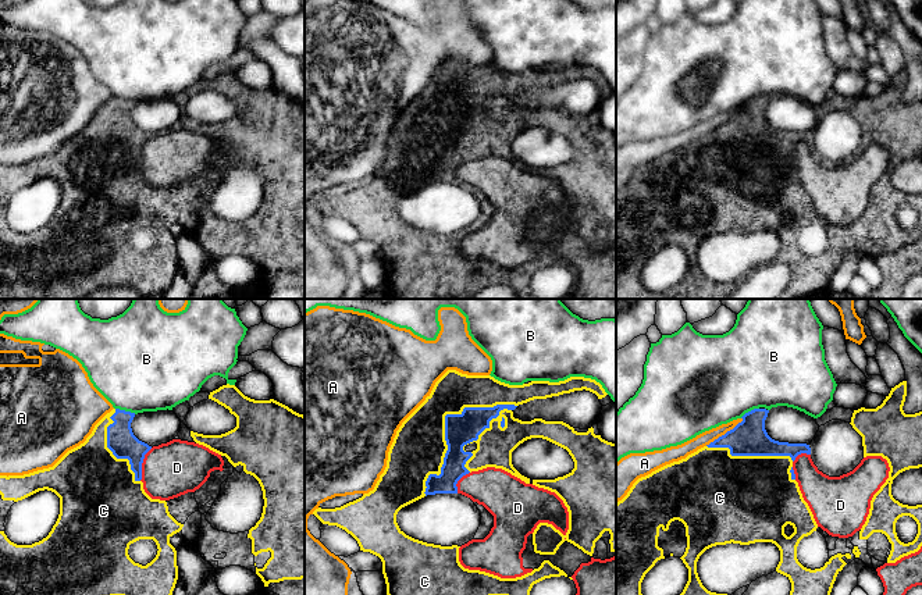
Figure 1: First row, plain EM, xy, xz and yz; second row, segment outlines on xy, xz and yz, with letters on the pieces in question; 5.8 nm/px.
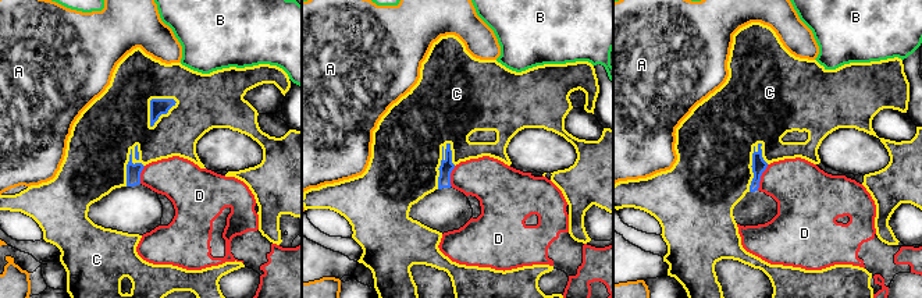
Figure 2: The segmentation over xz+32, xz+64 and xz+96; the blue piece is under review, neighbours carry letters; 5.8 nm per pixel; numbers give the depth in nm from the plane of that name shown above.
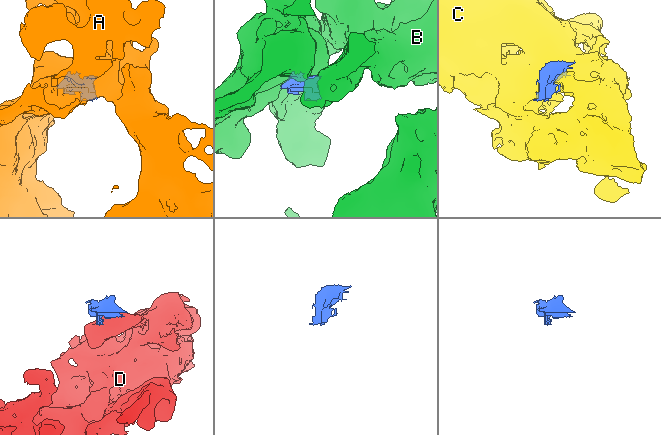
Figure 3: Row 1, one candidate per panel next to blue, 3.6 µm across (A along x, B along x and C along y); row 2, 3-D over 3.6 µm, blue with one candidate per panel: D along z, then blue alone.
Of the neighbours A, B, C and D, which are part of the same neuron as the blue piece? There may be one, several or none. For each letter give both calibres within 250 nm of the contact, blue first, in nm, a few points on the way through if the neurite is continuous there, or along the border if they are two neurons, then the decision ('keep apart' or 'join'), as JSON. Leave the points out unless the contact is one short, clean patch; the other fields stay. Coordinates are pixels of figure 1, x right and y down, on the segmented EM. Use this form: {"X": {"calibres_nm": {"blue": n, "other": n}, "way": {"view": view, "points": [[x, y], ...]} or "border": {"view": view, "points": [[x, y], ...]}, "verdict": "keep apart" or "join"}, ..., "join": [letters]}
{"A": {"calibres_nm": {"blue": 200, "other": 80}, "verdict": "keep apart"}, "B": {"calibres_nm": {"blue": 160, "other": 480}, "verdict": "keep apart"}, "C": {"calibres_nm": {"blue": 180, "other": 300}, "verdict": "join"}, "D": {"calibres_nm": {"blue": 160, "other": 320}, "border": {"view": "xy", "points": [[152, 448], [145, 455], [142, 477], [139, 480]]}, "verdict": "keep apart"}, "join": ["C"]}

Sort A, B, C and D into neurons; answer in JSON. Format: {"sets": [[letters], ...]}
{"sets": [["A"], ["B"], ["C"], ["D"]]}

